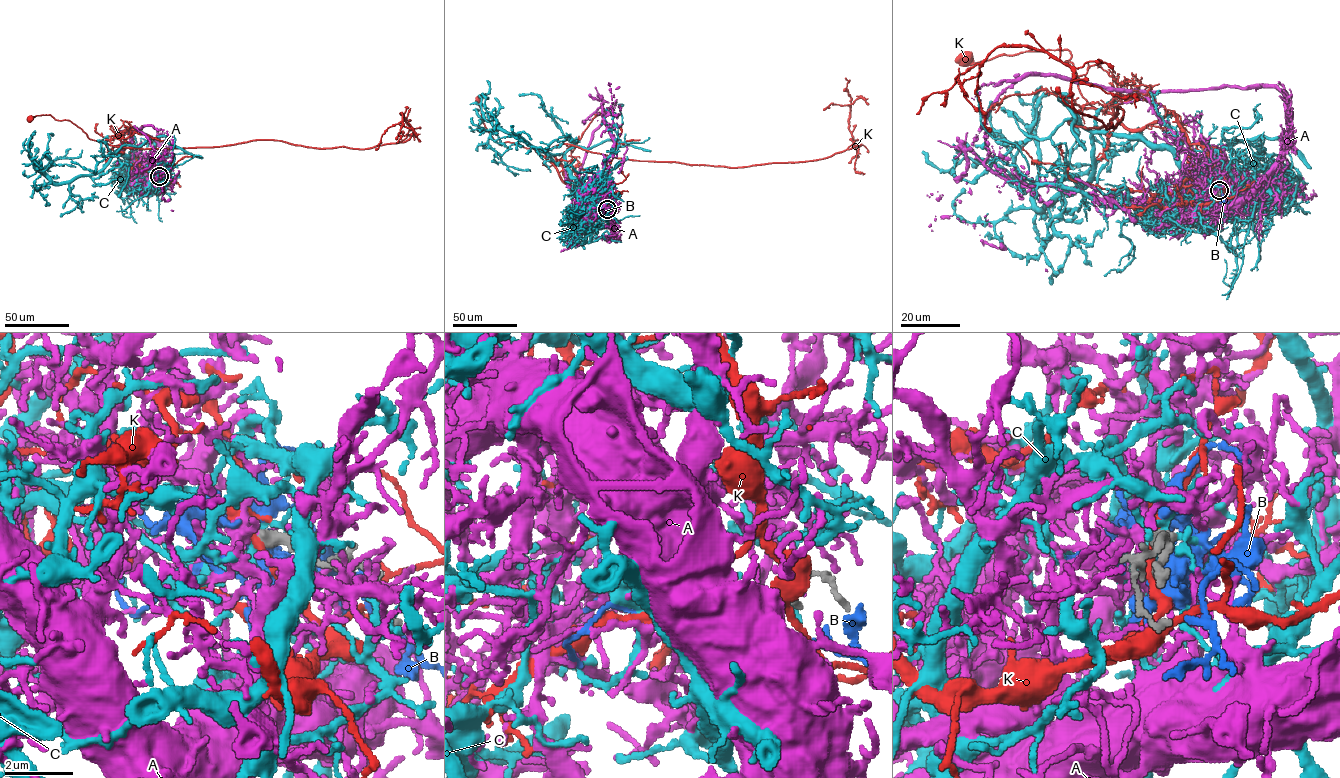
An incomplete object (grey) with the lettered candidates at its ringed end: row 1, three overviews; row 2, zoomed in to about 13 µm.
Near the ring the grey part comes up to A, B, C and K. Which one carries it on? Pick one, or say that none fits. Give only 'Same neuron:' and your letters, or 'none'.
Same neuron: A

